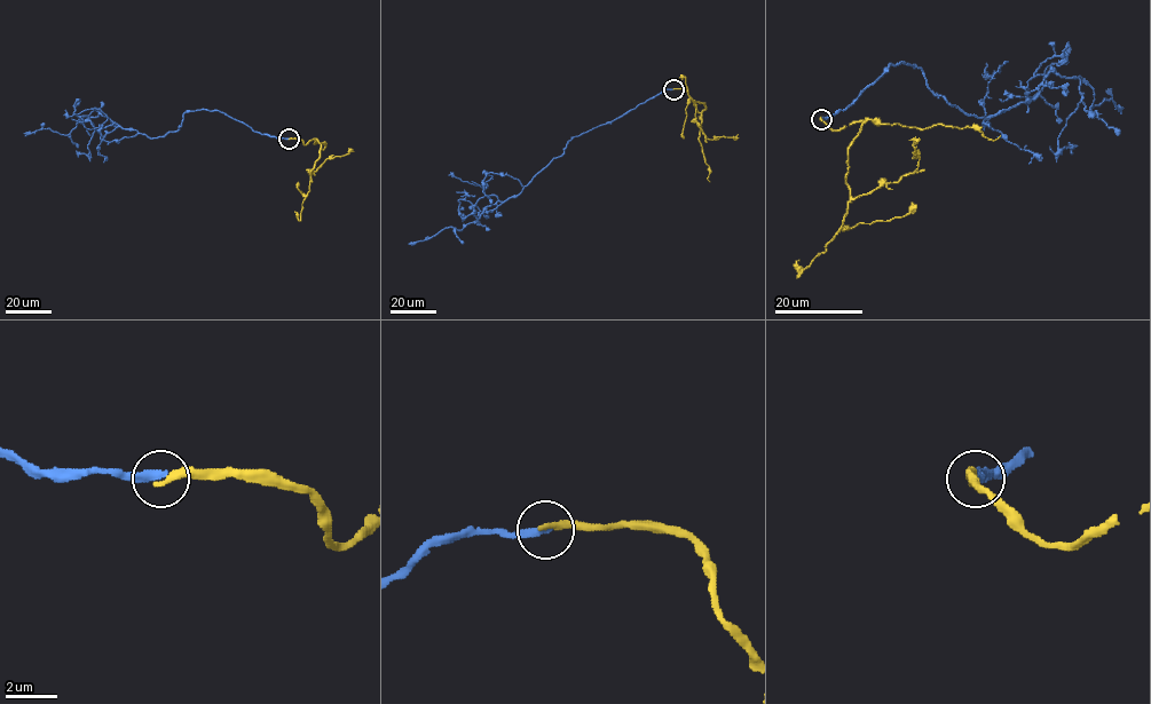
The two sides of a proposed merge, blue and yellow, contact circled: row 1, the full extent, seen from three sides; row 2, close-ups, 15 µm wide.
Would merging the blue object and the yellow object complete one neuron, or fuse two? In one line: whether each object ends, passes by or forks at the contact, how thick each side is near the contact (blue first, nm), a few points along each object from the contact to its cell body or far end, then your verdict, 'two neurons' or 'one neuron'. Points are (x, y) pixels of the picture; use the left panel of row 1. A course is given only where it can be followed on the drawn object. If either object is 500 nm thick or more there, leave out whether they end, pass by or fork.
blue ends | yellow ends | 320/240 nm | blue via (289, 139), (203, 110), (186, 112), (176, 131), (152, 137), (100, 115), (65, 135), (23, 133) | yellow via (289, 139), (300, 139), (305, 144), (313, 139), (321, 144), (310, 180), (310, 174), (326, 158), (353, 149) | two neurons

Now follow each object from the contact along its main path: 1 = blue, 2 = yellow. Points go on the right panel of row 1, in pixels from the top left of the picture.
1: (821, 119), (904, 63), (967, 115), (1032, 100), (1054, 71), (1093, 89), (1087, 112), (1104, 99), (1121, 108)
2: (821, 120), (833, 129), (867, 120), (849, 150), (846, 181), (853, 198), (917, 167), (914, 141), (909, 140)

